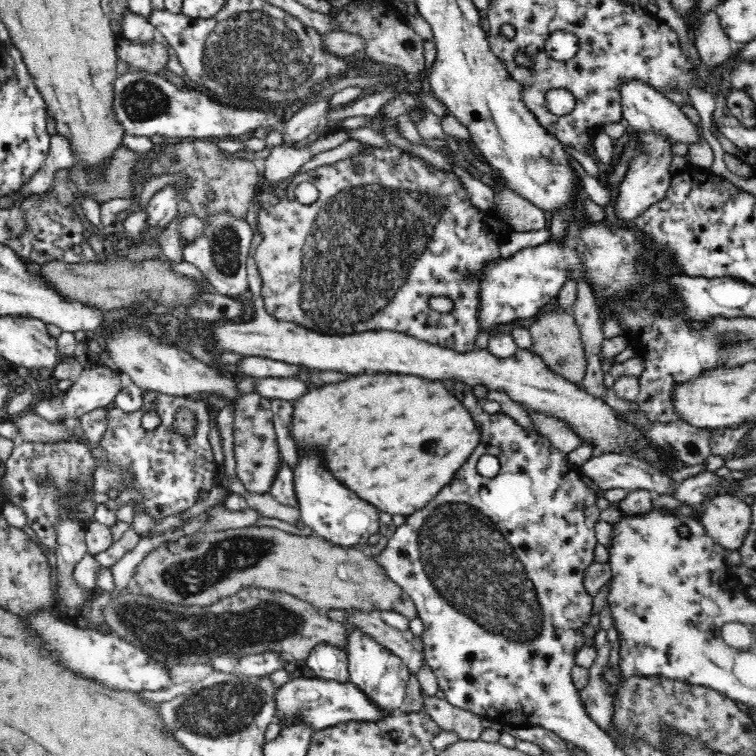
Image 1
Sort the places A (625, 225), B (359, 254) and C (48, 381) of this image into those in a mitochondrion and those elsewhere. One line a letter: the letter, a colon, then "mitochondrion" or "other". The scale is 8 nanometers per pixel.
A: other
B: mitochondrion
C: other

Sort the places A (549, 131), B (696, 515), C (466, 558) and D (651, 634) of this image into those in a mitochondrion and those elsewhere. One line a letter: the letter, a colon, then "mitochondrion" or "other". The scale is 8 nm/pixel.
A: other
B: other
C: mitochondrion
D: other

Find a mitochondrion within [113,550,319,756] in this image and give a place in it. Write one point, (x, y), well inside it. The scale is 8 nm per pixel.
(221, 710)

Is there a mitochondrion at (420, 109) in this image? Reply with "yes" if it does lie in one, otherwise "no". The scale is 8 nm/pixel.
no

